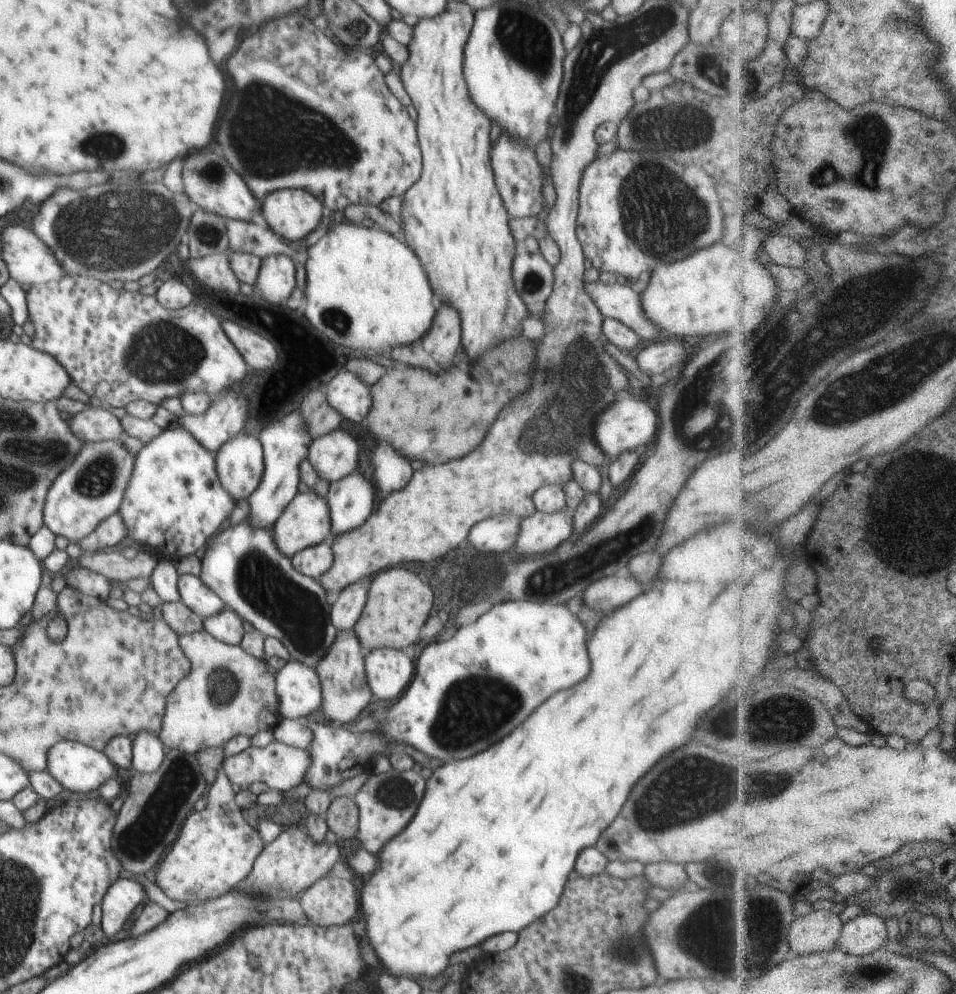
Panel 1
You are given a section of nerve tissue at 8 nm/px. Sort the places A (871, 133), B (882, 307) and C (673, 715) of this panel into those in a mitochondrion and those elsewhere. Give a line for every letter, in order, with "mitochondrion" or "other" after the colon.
A: mitochondrion
B: mitochondrion
C: other

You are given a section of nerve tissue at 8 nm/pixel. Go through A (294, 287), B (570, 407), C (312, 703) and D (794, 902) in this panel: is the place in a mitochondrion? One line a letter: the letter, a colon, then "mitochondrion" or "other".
A: other
B: mitochondrion
C: other
D: other

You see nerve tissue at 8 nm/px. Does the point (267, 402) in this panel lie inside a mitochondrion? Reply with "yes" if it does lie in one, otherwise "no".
no

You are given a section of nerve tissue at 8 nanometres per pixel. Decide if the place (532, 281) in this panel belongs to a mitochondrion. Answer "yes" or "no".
yes

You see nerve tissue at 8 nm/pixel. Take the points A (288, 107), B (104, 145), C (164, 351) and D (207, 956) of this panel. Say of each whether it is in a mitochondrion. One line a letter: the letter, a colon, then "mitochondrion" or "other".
A: mitochondrion
B: mitochondrion
C: mitochondrion
D: other

